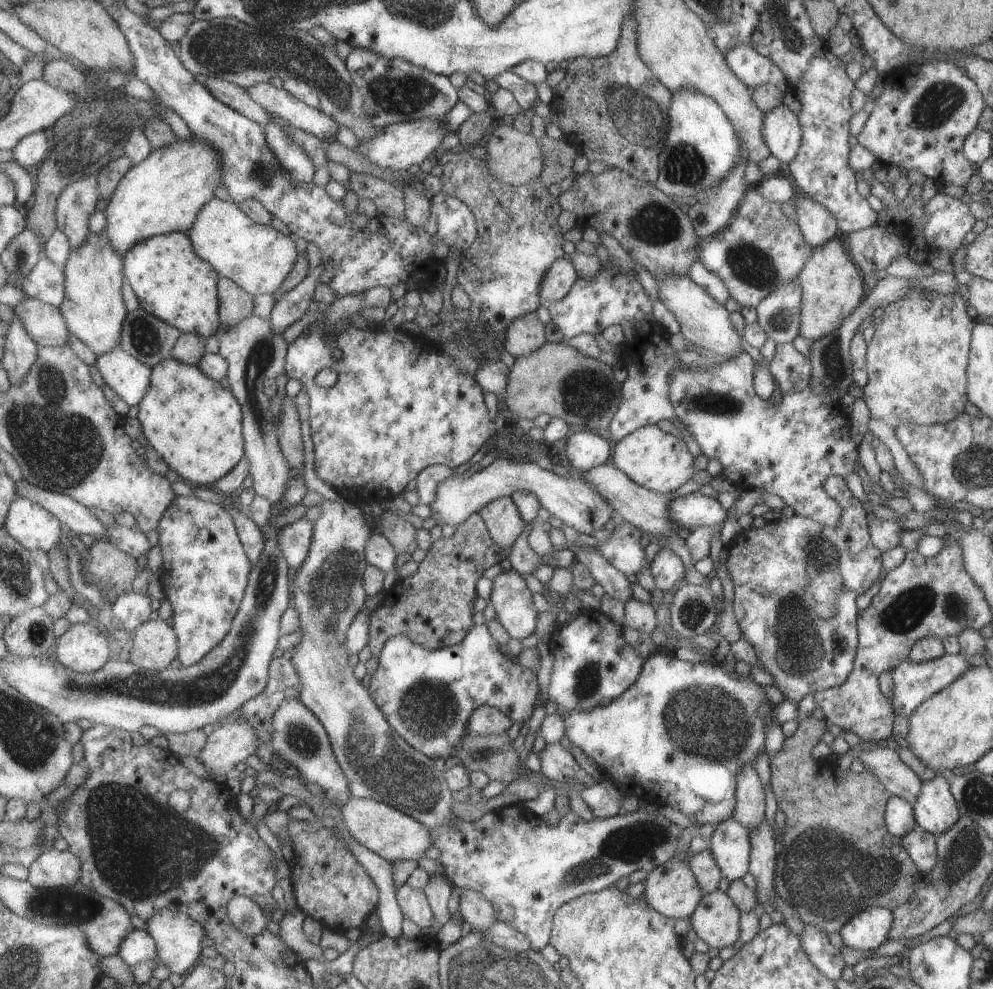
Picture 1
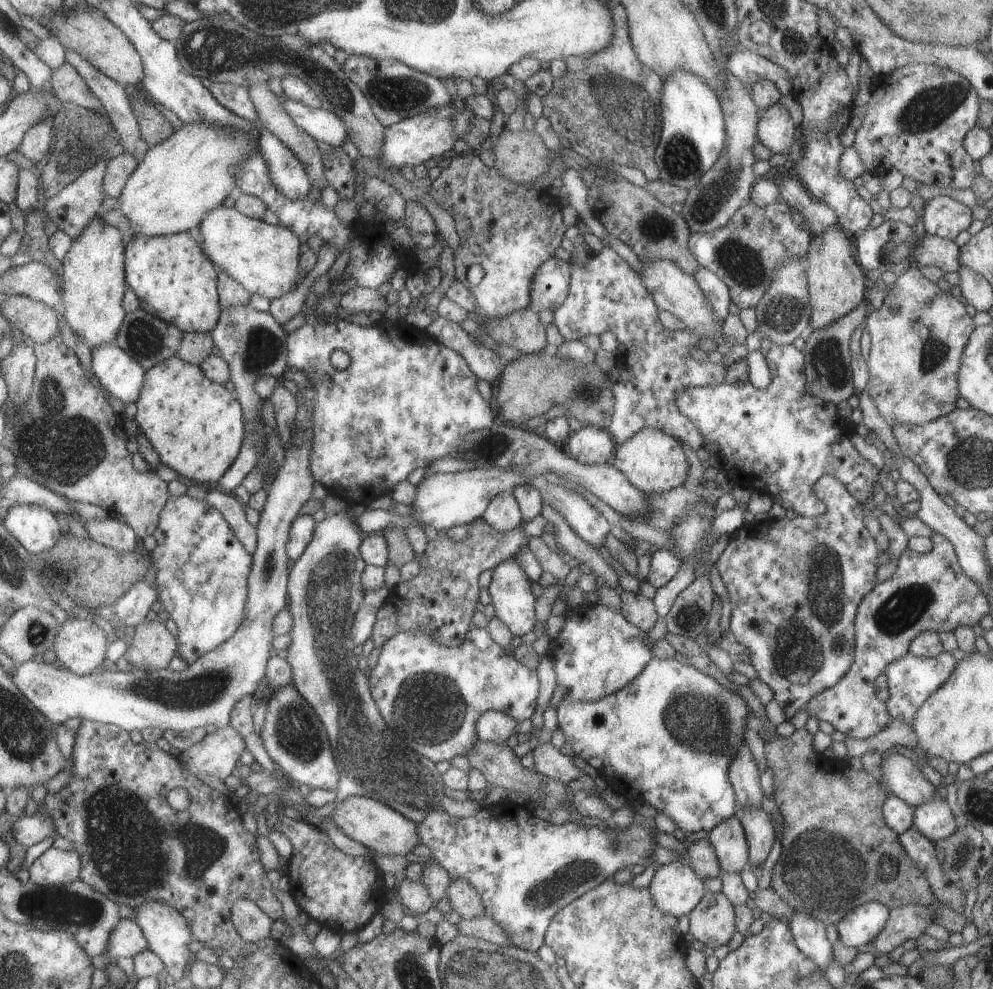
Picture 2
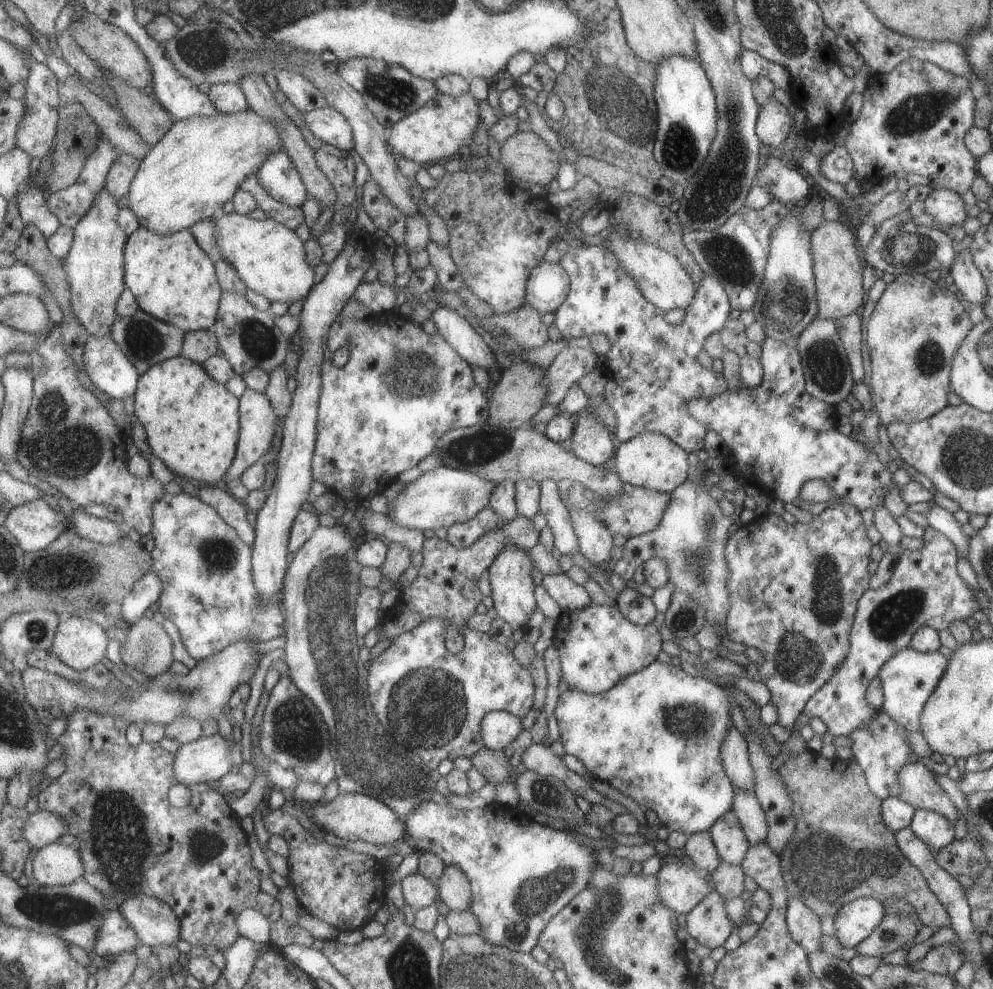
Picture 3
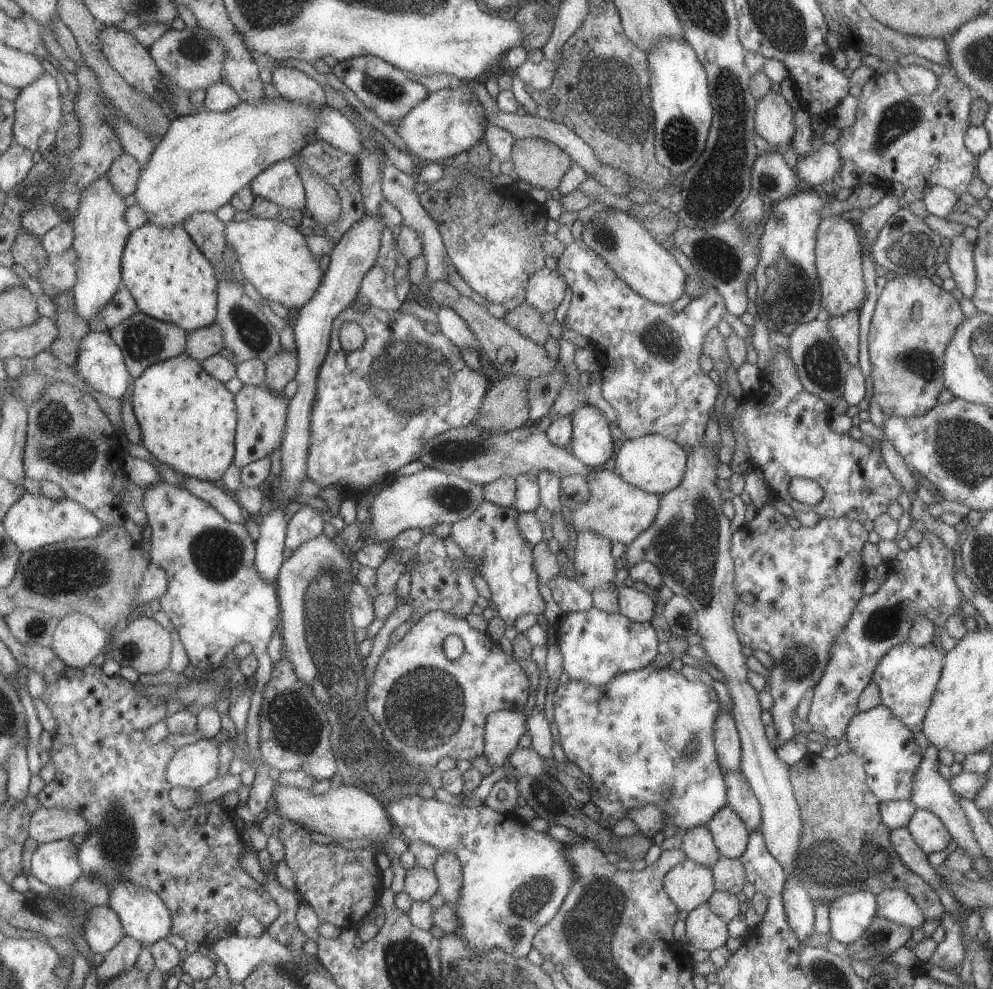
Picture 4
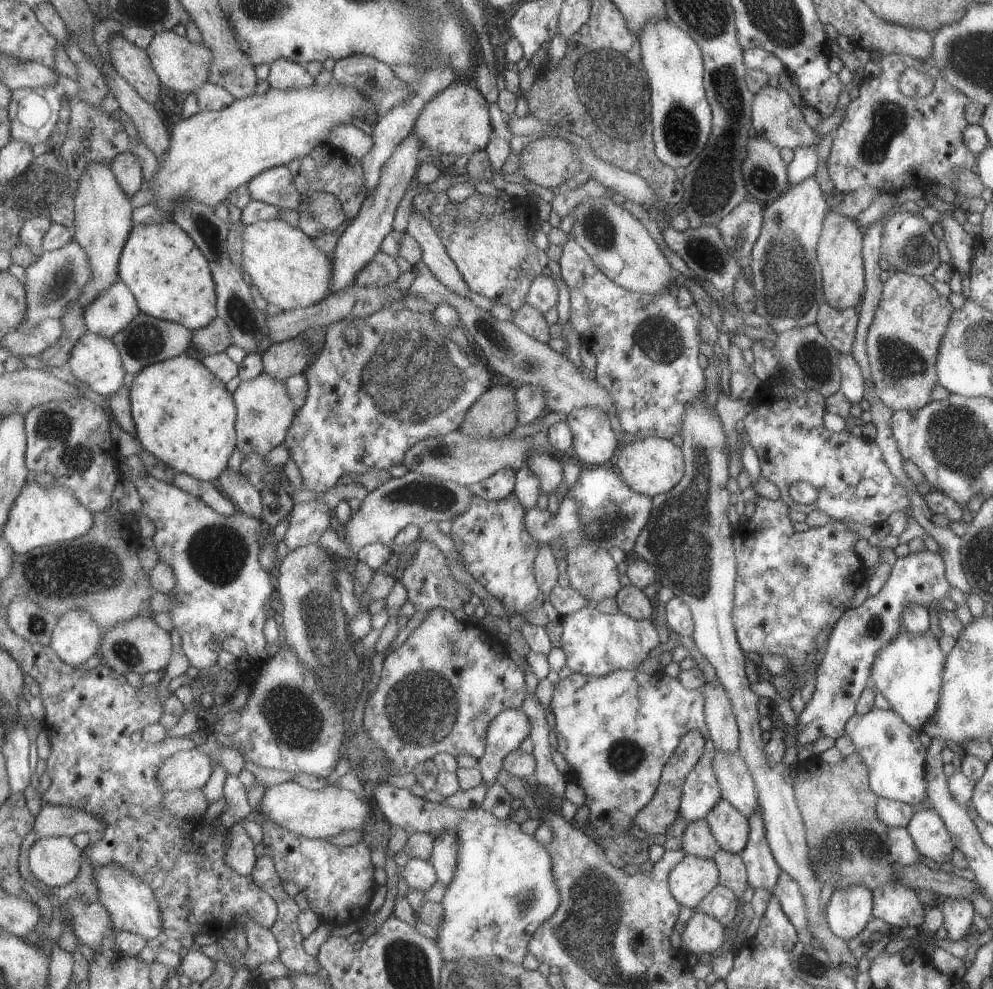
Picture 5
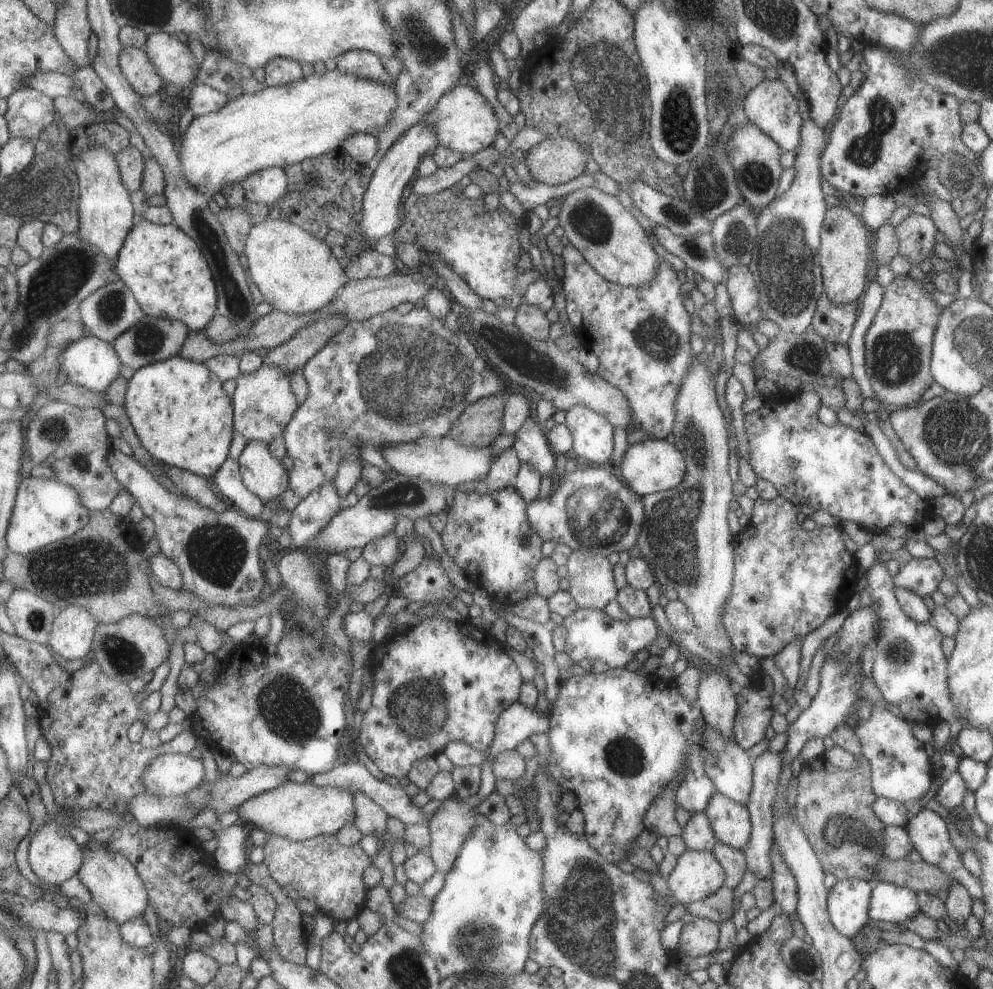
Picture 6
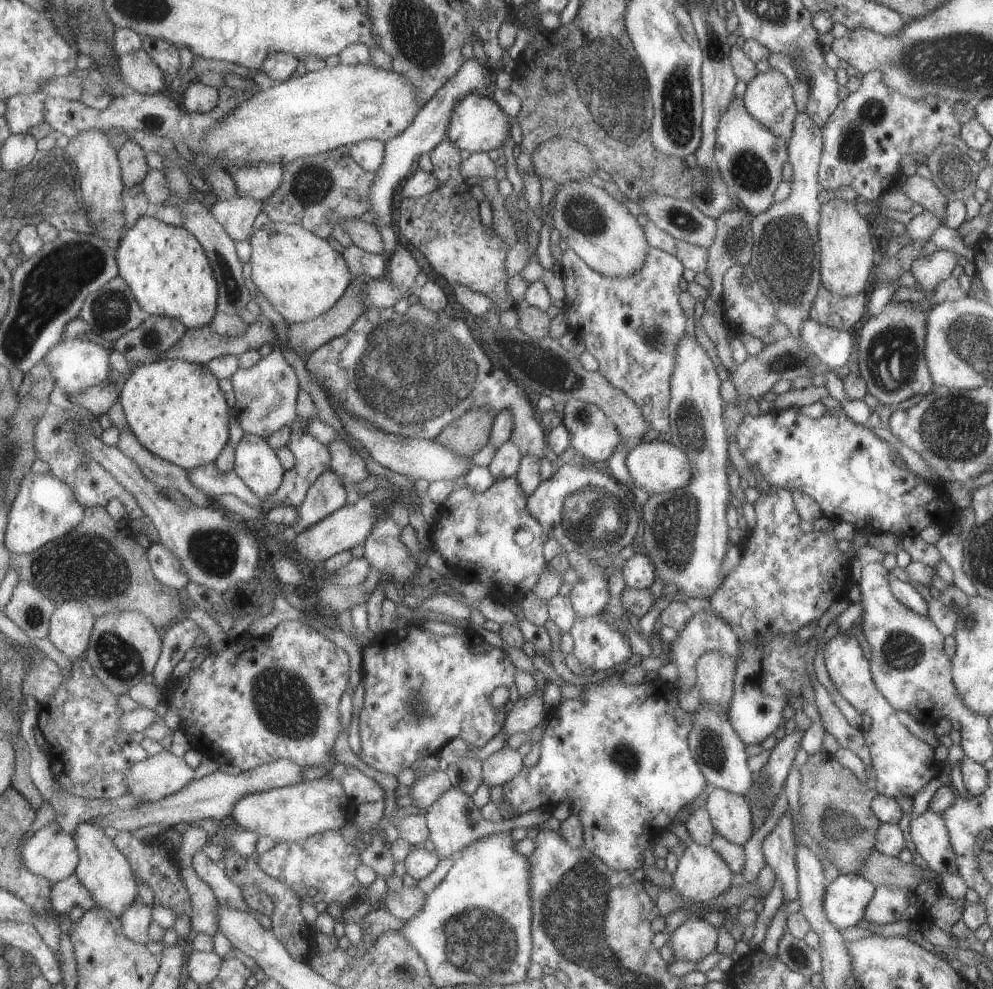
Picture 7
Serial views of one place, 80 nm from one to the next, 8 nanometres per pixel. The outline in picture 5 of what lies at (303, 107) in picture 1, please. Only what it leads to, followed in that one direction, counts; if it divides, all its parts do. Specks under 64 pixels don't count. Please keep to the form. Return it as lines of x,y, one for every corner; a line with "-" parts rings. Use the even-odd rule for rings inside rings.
339,124
331,130
329,140
327,140
335,149
344,151
347,155
354,158
363,159
375,147
374,136
363,132
353,124

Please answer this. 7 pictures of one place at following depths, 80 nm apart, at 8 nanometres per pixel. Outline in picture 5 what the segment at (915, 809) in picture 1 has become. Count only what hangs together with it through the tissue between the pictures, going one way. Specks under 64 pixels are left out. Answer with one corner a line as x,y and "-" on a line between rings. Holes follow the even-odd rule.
915,810
906,830
921,857
937,864
950,863
949,856
954,847
949,832
935,810

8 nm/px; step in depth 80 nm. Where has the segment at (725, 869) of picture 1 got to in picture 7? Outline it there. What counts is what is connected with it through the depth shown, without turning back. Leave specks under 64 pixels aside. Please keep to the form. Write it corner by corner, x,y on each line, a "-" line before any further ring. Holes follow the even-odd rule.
712,787
705,810
715,833
725,841
743,846
752,835
753,818
750,806
741,796

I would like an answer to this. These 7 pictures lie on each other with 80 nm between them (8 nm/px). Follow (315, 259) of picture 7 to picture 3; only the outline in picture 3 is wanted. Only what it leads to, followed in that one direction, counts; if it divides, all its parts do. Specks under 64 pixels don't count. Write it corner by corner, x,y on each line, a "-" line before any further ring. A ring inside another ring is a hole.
236,211
231,214
219,212
214,216
213,222
217,224
215,228
217,228
217,240
219,240
219,258
225,258
239,272
241,280
247,284
248,289
266,297
271,304
273,302
287,302
292,305
309,297
317,285
315,268
311,266
310,260
307,258
305,243
295,230
270,217
257,220

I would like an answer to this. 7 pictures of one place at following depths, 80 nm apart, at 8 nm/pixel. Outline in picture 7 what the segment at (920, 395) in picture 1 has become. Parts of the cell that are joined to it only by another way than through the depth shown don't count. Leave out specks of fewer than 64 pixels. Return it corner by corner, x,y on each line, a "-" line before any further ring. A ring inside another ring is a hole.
891,297
881,312
870,316
858,330
857,363
860,378
866,384
866,392
885,406
918,394
927,394
934,385
924,354
925,311
915,312
909,303

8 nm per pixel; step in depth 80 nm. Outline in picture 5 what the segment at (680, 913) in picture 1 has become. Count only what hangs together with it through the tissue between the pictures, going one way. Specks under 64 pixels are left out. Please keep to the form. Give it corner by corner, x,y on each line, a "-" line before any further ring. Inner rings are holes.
685,854
683,860
667,876
667,888
671,897
693,911
701,898
717,885
717,868
712,859
703,860

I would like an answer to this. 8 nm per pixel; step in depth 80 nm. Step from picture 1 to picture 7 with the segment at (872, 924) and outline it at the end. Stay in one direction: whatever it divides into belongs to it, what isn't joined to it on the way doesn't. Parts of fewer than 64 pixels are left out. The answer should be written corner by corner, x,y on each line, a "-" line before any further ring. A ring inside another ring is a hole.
838,875
825,888
825,894
823,894
823,912
825,912
827,920
837,930
851,929
857,925
861,918
864,918
865,908
871,901
873,894
873,884
865,878
858,875

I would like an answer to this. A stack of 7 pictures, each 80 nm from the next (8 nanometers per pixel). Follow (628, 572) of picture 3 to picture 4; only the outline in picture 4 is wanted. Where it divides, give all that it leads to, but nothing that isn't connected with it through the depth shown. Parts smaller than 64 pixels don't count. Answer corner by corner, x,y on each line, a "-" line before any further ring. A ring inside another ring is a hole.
705,437
699,440
699,444
695,444
689,454
686,454
686,470
683,480
676,488
670,492
661,495
659,498
659,508
657,514
651,522
651,526
647,526
642,534
631,540
625,546
626,564
625,570
629,570
631,566
635,566
642,561
651,562
659,568
661,576
663,576
662,584
665,585
673,593
673,595
683,596
689,600
689,604
695,610
695,619
697,620
697,636
701,638
701,648
705,652
706,660
723,676
723,683
729,698
731,698
731,717
733,718
739,741
741,744
741,773
747,780
751,791
757,798
761,812
761,828
760,832
764,839
767,851
779,864
783,871
793,870
795,868
795,854
797,846
799,846
799,836
801,836
801,818
799,816
799,808
795,802
793,790
790,786
787,765
785,765
777,756
775,751
769,745
769,740
764,734
764,725
760,720
760,705
757,699
757,691
755,691
747,682
747,666
745,665
745,656
742,648
733,630
733,610
734,605
738,602
737,596
733,592
733,560
731,560
729,552
729,544
732,536
730,521
725,518
721,511
726,493
721,492
715,485
717,482
717,463
718,456
715,450
707,444

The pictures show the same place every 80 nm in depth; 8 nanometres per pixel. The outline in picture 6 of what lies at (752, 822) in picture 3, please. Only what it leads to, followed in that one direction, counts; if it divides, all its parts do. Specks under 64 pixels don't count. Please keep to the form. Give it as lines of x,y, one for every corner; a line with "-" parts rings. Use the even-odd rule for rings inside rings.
705,725
699,738
701,738
701,742
695,745
703,760
703,770
709,776
709,780
713,782
716,792
745,806
752,790
752,759
745,754
745,750
738,746
731,736
723,736
719,730
715,730
711,726

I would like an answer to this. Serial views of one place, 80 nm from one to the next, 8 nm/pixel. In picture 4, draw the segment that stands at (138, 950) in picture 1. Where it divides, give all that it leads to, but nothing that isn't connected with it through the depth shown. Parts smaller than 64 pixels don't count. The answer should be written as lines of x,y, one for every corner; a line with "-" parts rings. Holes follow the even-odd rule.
108,905
95,906
93,910
89,910
84,938
94,953
105,957
115,946
121,944
125,936
127,936
125,926
115,910

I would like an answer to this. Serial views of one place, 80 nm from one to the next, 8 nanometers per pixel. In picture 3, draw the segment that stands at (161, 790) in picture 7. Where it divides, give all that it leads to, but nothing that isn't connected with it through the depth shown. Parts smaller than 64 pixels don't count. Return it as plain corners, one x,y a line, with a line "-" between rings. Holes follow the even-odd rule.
221,734
203,736
195,742
180,745
176,753
175,778
187,788
221,780
231,773
233,760
231,749
234,742
229,742

